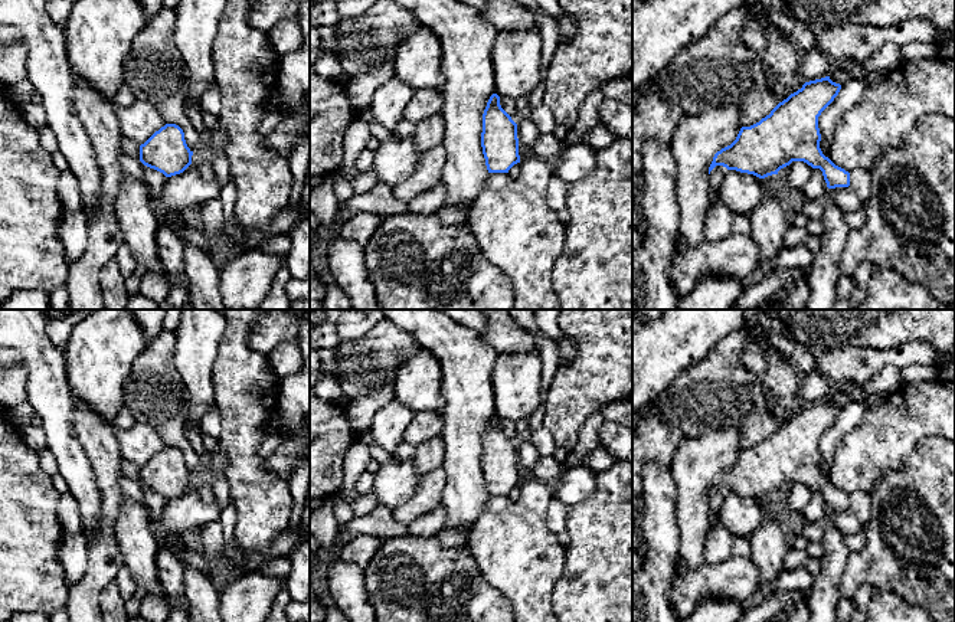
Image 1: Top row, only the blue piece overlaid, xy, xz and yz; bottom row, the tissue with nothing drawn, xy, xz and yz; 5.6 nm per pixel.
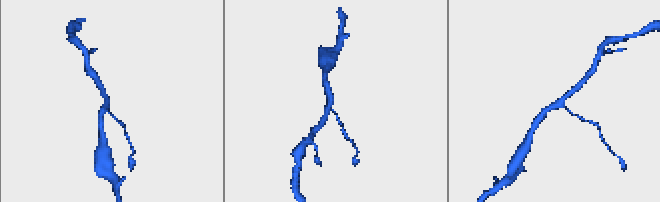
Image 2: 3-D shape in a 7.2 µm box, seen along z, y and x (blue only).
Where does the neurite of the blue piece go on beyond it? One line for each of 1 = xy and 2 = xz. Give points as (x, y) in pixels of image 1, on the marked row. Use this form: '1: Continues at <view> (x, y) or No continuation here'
1: No continuation here
2: No continuation here

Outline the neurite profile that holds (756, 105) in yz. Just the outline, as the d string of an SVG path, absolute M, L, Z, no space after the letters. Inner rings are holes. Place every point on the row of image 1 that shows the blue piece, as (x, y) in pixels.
M745 6L727 12L701 39L681 49L651 82L684 115L696 115L710 108L735 104L739 108L742 127L759 122L786 99L797 85L805 84L801 75L802 56L772 23L766 30L765 50L753 52L740 39L745 22Z

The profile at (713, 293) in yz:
M710 275L701 279L687 298L680 299L676 310L732 310L748 284L749 281L745 279Z

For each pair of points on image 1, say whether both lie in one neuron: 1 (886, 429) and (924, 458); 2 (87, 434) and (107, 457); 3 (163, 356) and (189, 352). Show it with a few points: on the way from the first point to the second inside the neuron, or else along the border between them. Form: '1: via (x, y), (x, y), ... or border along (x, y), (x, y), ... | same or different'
1: border along (939, 436), (924, 436), (903, 464), (888, 472) | different
2: via (92, 439), (102, 451) | same
3: border along (173, 331), (176, 337), (175, 369), (185, 386) | different

